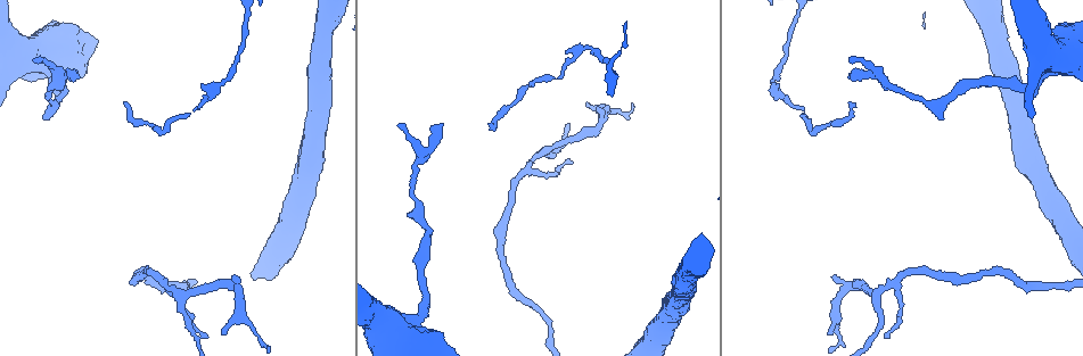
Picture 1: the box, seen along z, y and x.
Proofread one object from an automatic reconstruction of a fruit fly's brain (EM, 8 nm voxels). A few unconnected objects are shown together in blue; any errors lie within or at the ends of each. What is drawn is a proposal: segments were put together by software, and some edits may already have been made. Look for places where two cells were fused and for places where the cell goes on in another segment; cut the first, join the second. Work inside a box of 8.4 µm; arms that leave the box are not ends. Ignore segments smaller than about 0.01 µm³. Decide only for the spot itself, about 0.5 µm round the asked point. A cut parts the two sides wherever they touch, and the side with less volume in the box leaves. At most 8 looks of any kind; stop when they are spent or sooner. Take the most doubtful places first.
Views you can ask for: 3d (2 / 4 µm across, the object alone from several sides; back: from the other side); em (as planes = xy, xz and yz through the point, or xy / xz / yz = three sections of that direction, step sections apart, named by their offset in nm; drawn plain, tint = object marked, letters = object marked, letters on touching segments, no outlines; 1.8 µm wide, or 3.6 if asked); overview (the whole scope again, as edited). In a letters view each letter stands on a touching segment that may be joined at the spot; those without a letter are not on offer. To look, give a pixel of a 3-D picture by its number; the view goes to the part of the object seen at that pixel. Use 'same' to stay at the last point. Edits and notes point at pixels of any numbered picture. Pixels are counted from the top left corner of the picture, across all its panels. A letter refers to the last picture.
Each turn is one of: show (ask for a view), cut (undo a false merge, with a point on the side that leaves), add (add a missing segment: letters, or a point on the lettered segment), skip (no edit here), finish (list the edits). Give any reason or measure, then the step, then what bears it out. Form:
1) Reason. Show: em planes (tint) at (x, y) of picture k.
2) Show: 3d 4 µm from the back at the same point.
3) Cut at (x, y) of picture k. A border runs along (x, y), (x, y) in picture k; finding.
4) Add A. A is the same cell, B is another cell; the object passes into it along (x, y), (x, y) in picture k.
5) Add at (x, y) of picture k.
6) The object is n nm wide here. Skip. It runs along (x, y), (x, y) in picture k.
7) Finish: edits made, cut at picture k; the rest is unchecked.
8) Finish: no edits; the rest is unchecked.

Thin end. Show: em planes (letters) at (804, 114) of picture 1.

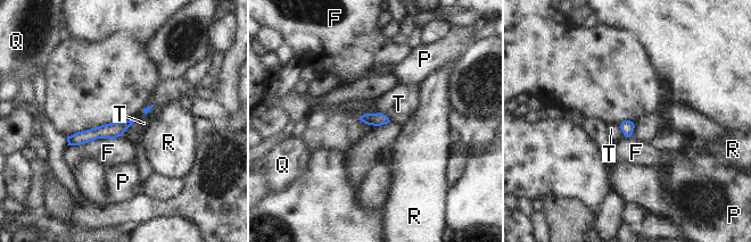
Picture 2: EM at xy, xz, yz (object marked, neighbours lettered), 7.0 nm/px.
The object is 90 nm wide here. Skip. F, P, Q, R and T are other cells; no lettered segment goes on from it.

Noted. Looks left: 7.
Free end. Show: 3d 2 µm at (441, 125) of picture 1.

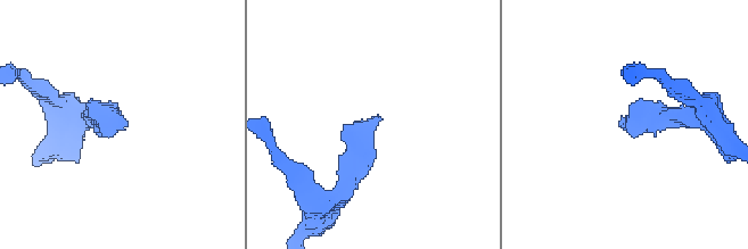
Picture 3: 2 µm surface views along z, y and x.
Show: em yz step 16 (tint) at (122, 123) of picture 3.

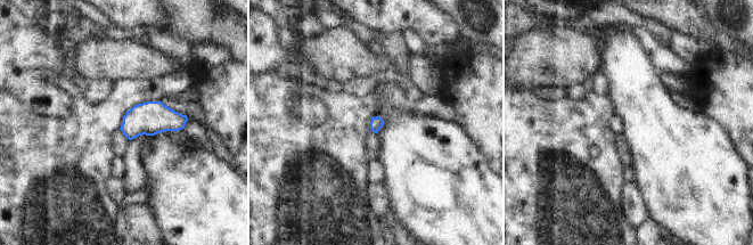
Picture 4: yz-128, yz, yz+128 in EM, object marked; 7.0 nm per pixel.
Show: em planes (letters) at the same point.

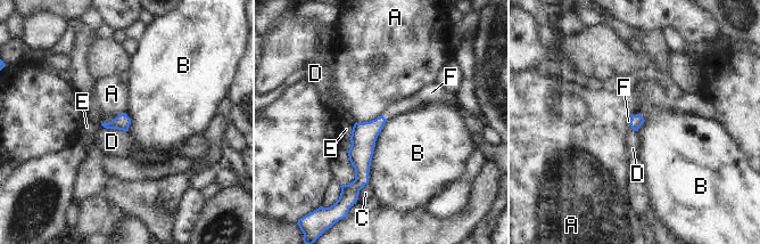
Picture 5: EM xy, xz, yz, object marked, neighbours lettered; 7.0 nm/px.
Add F. F is the same cell, A, B, C, D and E are other cells; the object passes into it along (363, 138), (382, 116), (409, 103) in picture 5; the cell continues.

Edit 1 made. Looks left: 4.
Tapers out. Show: em 3.6 µm xy step 8 (tint) at (224, 334) of picture 1.

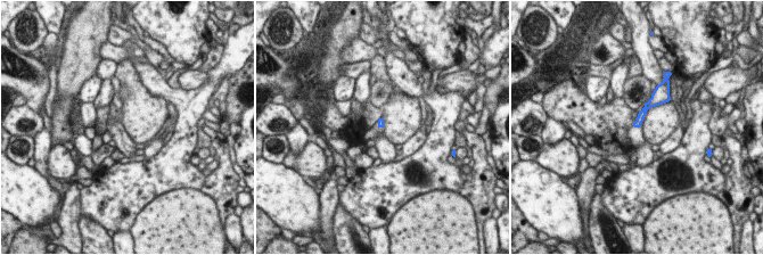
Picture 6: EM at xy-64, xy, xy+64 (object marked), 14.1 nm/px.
Show: em 3.6 µm planes (letters) at the same point.

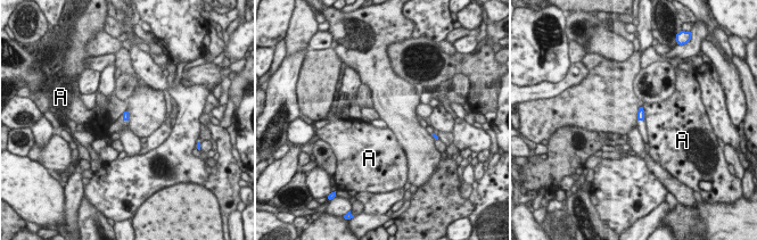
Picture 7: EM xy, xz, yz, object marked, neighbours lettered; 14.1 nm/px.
Skip. A is another cell; a border runs along (642, 107), (644, 120) in picture 7; none of them fits.

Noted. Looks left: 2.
Finish: edits made, add at picture 5; the rest is unchecked.

